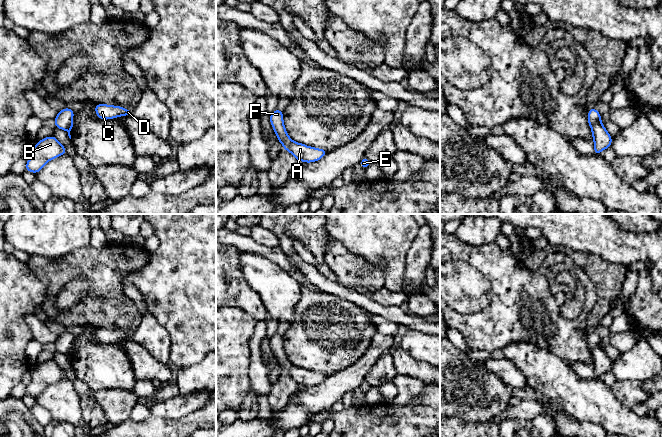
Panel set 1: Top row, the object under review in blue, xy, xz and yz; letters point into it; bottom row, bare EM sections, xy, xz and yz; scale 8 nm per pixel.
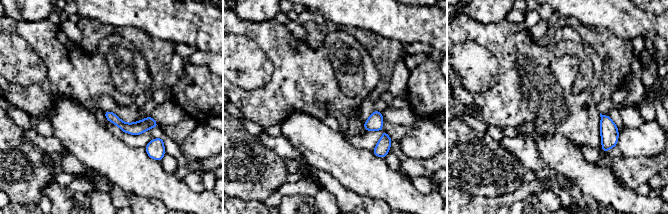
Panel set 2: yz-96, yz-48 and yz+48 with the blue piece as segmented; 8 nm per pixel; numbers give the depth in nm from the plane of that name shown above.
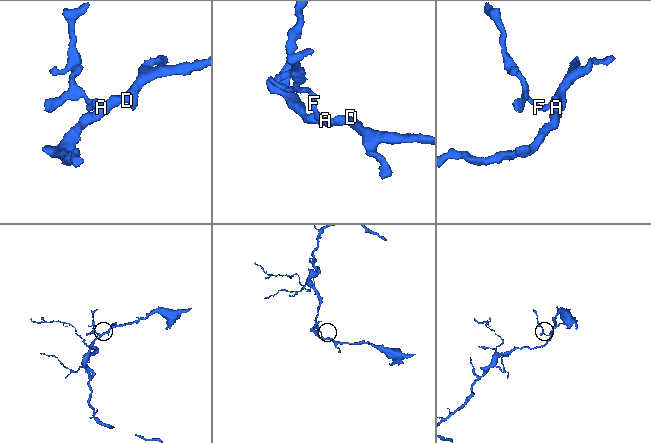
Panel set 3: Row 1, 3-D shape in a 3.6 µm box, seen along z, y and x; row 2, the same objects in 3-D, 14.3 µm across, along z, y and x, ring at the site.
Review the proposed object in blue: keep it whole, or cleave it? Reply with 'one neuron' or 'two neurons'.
two neurons

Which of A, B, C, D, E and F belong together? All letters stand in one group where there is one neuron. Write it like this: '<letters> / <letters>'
A B C D E / F

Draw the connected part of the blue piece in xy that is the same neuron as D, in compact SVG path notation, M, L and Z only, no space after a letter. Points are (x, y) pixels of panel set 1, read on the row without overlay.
M97 328L95 329L96 339L100 343L113 343L119 340L131 339L133 335L124 333L120 330L112 330L106 328Z

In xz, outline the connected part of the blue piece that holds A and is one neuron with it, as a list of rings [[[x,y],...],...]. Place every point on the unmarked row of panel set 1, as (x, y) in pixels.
[[[292,365],[288,375],[298,384],[303,386],[314,386],[320,384],[328,376],[324,373],[318,373],[306,370],[302,367]]]

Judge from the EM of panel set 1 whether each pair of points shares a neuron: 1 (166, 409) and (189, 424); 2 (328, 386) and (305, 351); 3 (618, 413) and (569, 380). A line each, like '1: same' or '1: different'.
1: different
2: different
3: same

